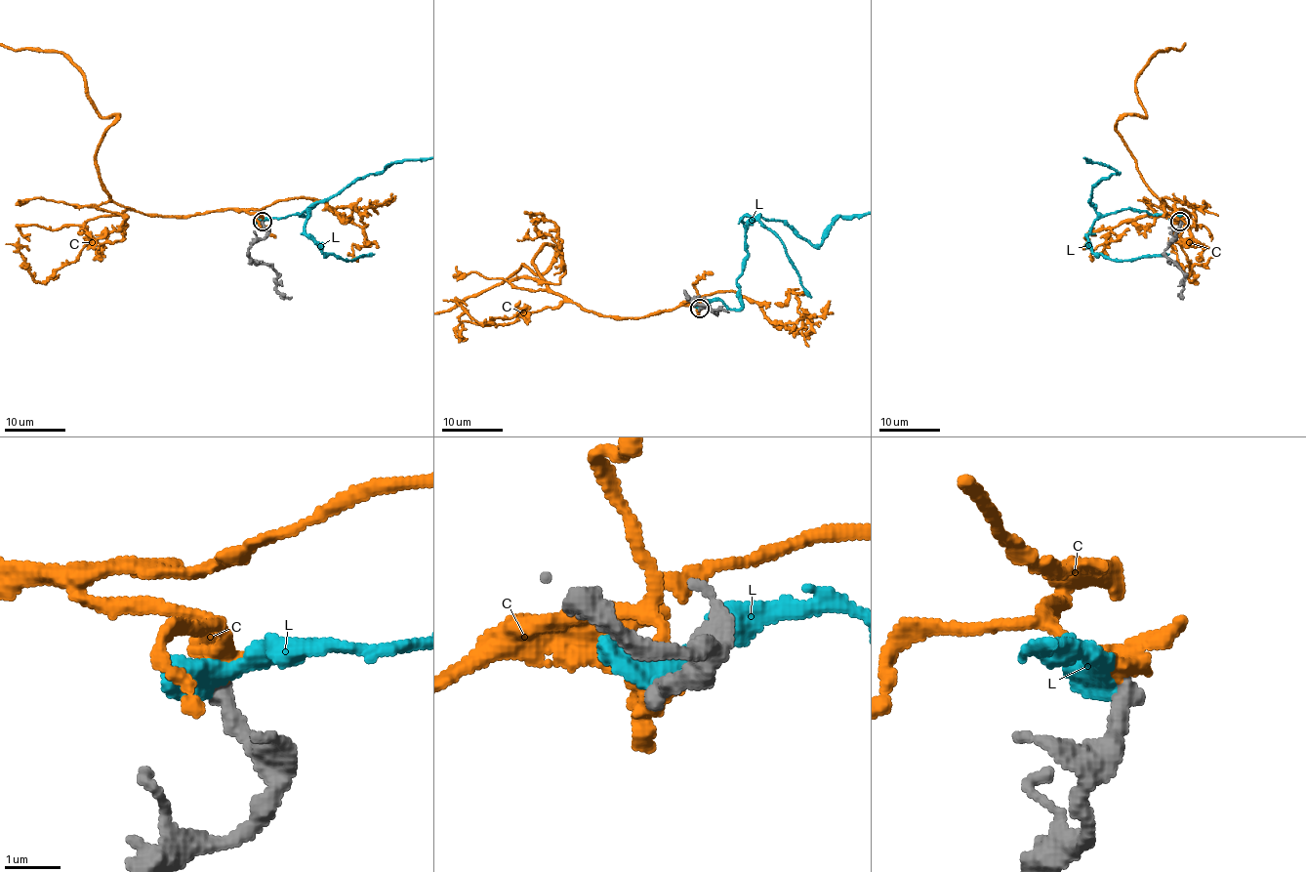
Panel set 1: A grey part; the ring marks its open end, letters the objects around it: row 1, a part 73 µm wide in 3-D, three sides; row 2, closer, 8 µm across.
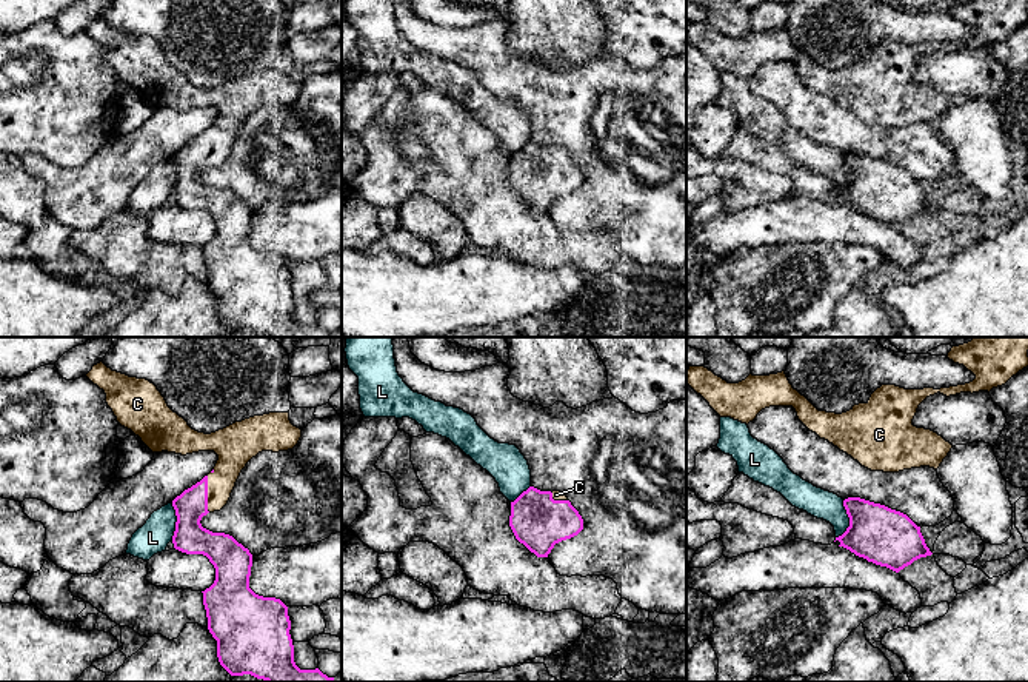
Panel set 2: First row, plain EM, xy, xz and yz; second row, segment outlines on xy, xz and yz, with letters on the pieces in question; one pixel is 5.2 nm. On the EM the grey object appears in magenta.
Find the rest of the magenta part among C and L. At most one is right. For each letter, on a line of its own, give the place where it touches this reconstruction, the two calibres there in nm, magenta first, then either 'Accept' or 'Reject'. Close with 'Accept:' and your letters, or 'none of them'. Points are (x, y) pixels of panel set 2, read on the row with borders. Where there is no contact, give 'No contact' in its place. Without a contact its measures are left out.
C: Touches magenta at xy (206, 494). Thickness 170 nm (magenta) against 160 nm. Accept
L: Touches magenta at yz (850, 521). Thickness 300 nm (magenta) against 150 nm. Reject
Accept: C

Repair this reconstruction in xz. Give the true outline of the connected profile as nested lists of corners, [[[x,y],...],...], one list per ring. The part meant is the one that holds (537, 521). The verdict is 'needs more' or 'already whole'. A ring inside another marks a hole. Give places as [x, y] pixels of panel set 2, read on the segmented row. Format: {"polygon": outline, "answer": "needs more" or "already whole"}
{"polygon": [[[529,486],[511,502],[509,527],[531,553],[548,557],[556,543],[583,530],[583,519],[563,493]]], "answer": "needs more"}

